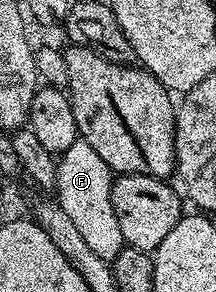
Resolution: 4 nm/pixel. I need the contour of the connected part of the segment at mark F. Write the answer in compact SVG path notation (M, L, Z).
M80 138L66 152L60 153L57 163L57 186L55 200L66 211L68 217L75 222L76 229L83 234L88 246L98 250L113 248L117 250L125 244L123 230L119 230L119 221L115 218L115 210L111 206L111 173L108 166Z

